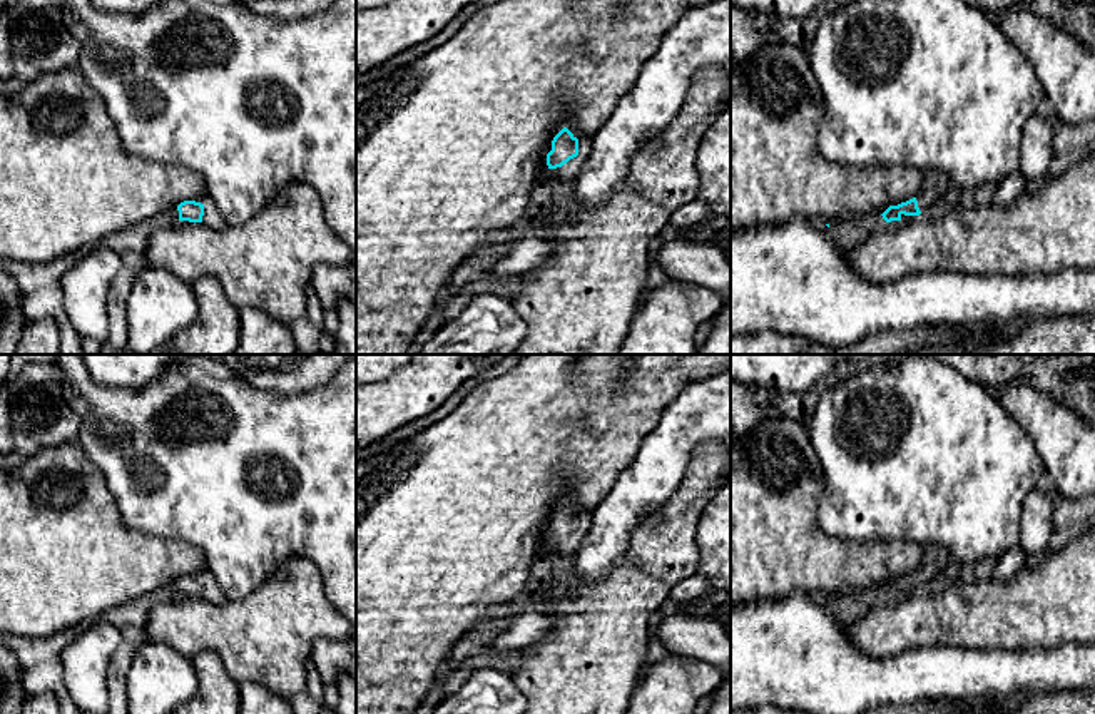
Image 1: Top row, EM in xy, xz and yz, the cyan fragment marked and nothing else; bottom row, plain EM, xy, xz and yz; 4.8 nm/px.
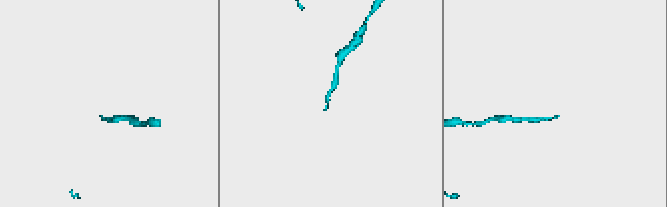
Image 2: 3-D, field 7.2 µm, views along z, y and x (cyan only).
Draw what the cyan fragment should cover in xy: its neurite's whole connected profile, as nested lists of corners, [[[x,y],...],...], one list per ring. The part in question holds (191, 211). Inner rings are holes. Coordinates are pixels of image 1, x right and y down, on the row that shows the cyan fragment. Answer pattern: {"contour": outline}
{"contour": [[[184,201],[174,207],[174,214],[179,221],[202,222],[214,229],[226,226],[219,209],[212,202]]]}

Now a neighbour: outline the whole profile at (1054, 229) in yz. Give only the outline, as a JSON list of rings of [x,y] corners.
[[[1095,154],[1011,204],[884,221],[846,258],[869,283],[919,273],[1021,276],[1095,269]]]

